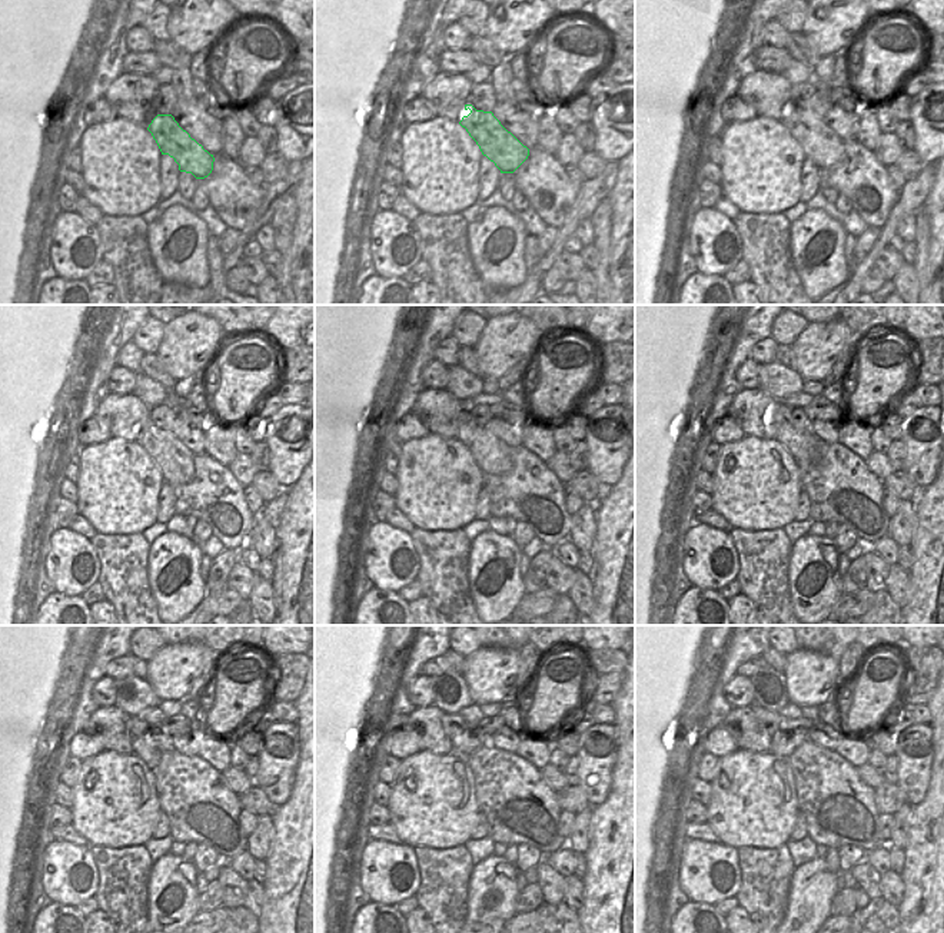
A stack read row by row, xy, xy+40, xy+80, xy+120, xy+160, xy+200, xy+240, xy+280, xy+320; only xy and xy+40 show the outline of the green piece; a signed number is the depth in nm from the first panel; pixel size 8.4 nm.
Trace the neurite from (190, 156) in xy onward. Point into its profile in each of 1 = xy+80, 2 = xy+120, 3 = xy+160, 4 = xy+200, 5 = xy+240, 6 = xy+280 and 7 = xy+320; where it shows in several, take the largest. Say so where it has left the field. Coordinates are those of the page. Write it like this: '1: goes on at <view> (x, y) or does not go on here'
1: goes on at xy+80 (823, 146)
2: goes on at xy+120 (175, 461)
3: goes on at xy+160 (492, 455)
4: goes on at xy+200 (800, 444)
5: goes on at xy+240 (136, 729)
6: goes on at xy+280 (454, 726)
7: goes on at xy+320 (770, 720)

